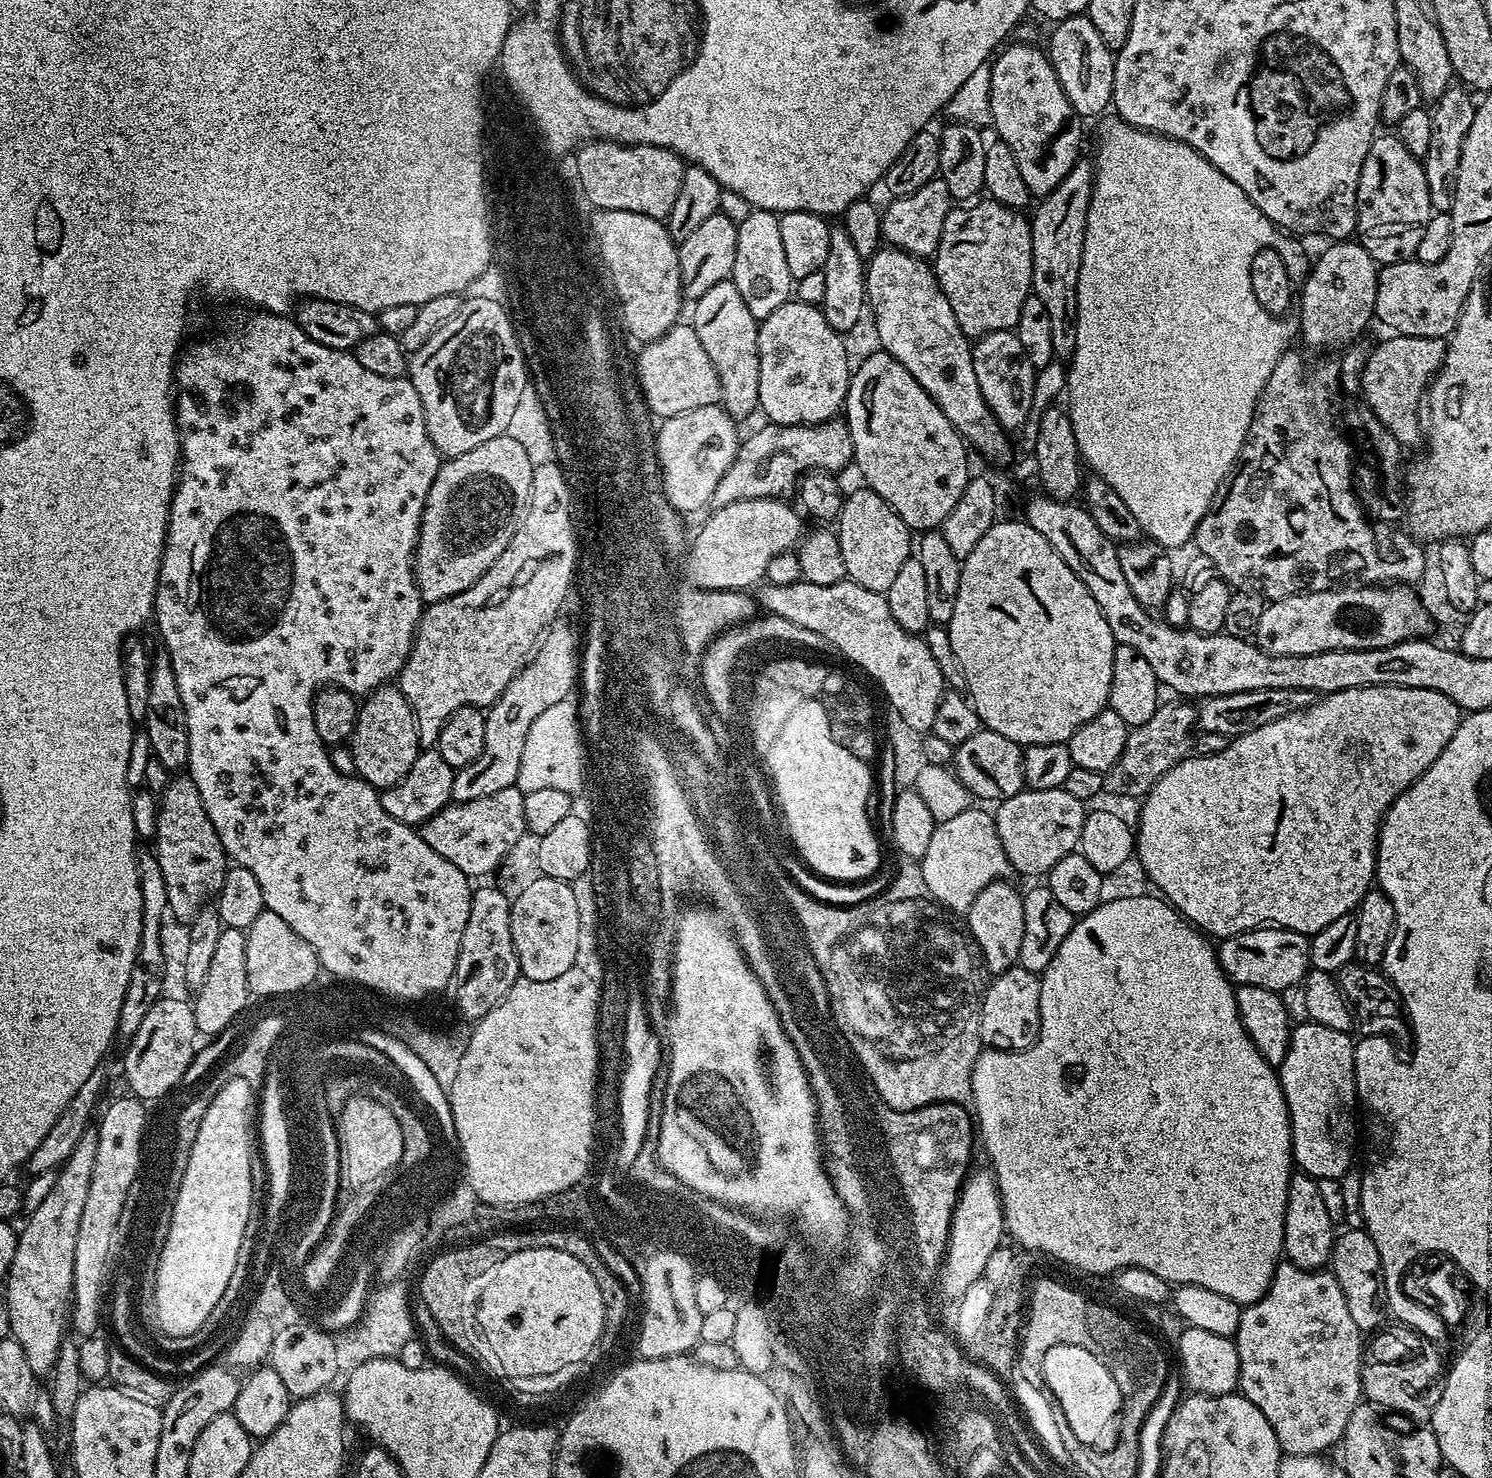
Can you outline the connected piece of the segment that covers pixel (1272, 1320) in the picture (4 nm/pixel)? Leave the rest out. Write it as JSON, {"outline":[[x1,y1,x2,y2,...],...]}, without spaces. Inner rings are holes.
{"outline":[[1289,1262,1277,1264,1276,1275,1272,1277,1272,1284,1269,1286,1268,1292,1262,1299,1257,1300,1255,1304,1247,1305,1241,1311,1240,1325,1234,1339,1238,1350,1238,1362,1240,1363,1239,1391,1247,1400,1254,1402,1254,1406,1258,1406,1258,1410,1262,1410,1262,1414,1266,1414,1266,1422,1270,1422,1270,1426,1276,1435,1276,1441,1280,1443,1281,1449,1287,1455,1314,1456,1324,1454,1324,1451,1331,1444,1339,1445,1343,1441,1346,1422,1350,1418,1352,1409,1356,1407,1362,1396,1360,1391,1360,1370,1362,1367,1360,1339,1362,1339,1362,1333,1360,1327,1354,1322,1354,1318,1350,1318,1350,1310,1346,1310,1346,1298,1338,1286,1338,1282,1333,1278,1331,1271,1308,1271,1300,1269]]}

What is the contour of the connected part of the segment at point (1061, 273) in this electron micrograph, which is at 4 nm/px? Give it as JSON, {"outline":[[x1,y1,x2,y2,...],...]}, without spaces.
{"outline":[[1077,162,1066,174,1066,178,1059,186,1039,201,1036,213,1031,213,1032,225,1032,286,1031,291,1046,306,1046,314,1050,318,1050,338,1052,339,1053,357,1071,357,1076,349,1076,282,1080,269,1080,254,1084,249,1084,226,1088,217,1088,202,1092,197,1092,182,1094,172,1084,162]]}

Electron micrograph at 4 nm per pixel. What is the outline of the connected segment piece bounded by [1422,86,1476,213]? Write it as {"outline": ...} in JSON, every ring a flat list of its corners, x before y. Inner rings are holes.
{"outline":[[1449,86,1440,99,1435,101,1431,109,1432,129,1430,130,1429,149,1422,159,1424,173,1426,174,1426,186,1430,190,1430,202,1433,213,1452,211,1452,195,1456,189,1456,175,1458,174,1458,162,1462,142,1470,130,1470,122,1476,113,1476,104,1466,93,1463,87]]}

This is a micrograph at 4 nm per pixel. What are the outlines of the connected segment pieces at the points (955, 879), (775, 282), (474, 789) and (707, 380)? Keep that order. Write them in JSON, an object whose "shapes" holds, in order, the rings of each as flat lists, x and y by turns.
{"shapes":[[[979,806,968,808,954,818,937,823,930,837,930,846,919,865,928,887,928,896,945,909,953,908,960,913,971,906,981,889,1003,877,1000,875,1010,868,998,838,996,817,991,811,983,812]],[[763,210,749,213,736,224,736,249,730,279,753,314,767,314,789,299,788,291,794,284,794,277,786,266,786,253,782,250,782,234,778,231,780,216]],[[555,624,547,629,549,632,541,638,540,645,538,640,532,661,505,686,504,693,496,700,496,705,490,710,487,709,482,754,478,754,474,762,470,762,453,775,453,801,486,798,515,785,518,766,521,764,522,746,526,746,526,734,532,729,534,718,538,718,542,710,550,710,554,702,562,702,573,695,572,687,577,687,578,673,582,668,582,642,576,637,574,629,567,628,564,624]],[[673,323,655,339,647,341,636,360,644,400,656,418,676,416,686,410,717,403,720,396,720,383,706,350,702,350,702,342,698,342,698,334,691,323,680,323]]]}

